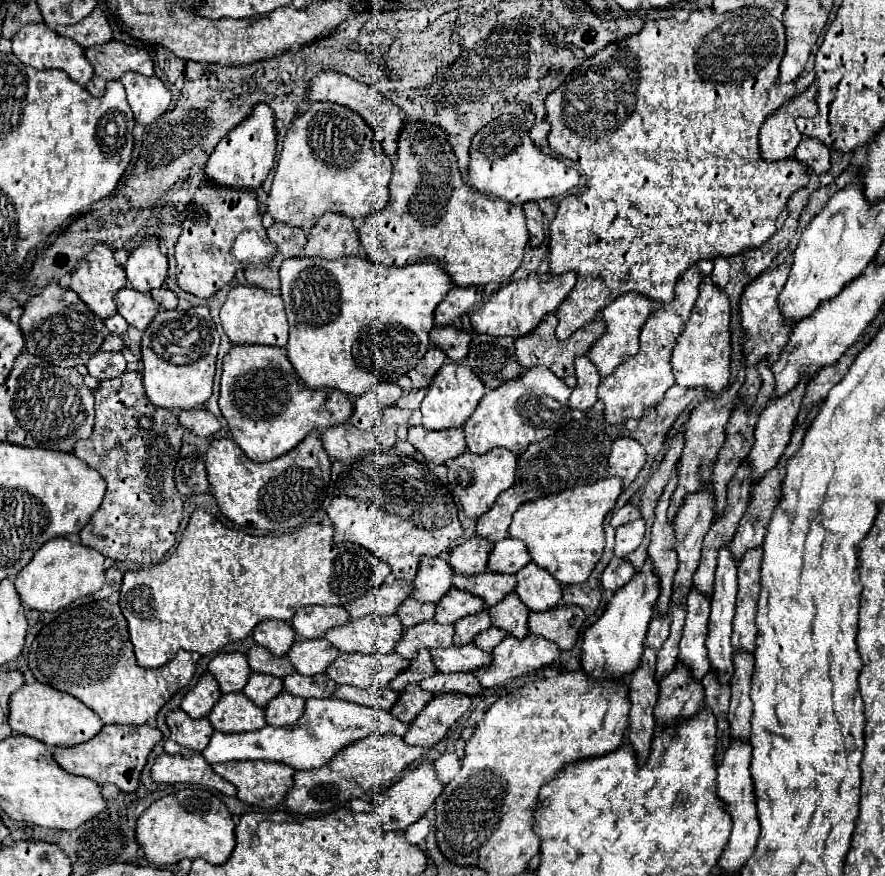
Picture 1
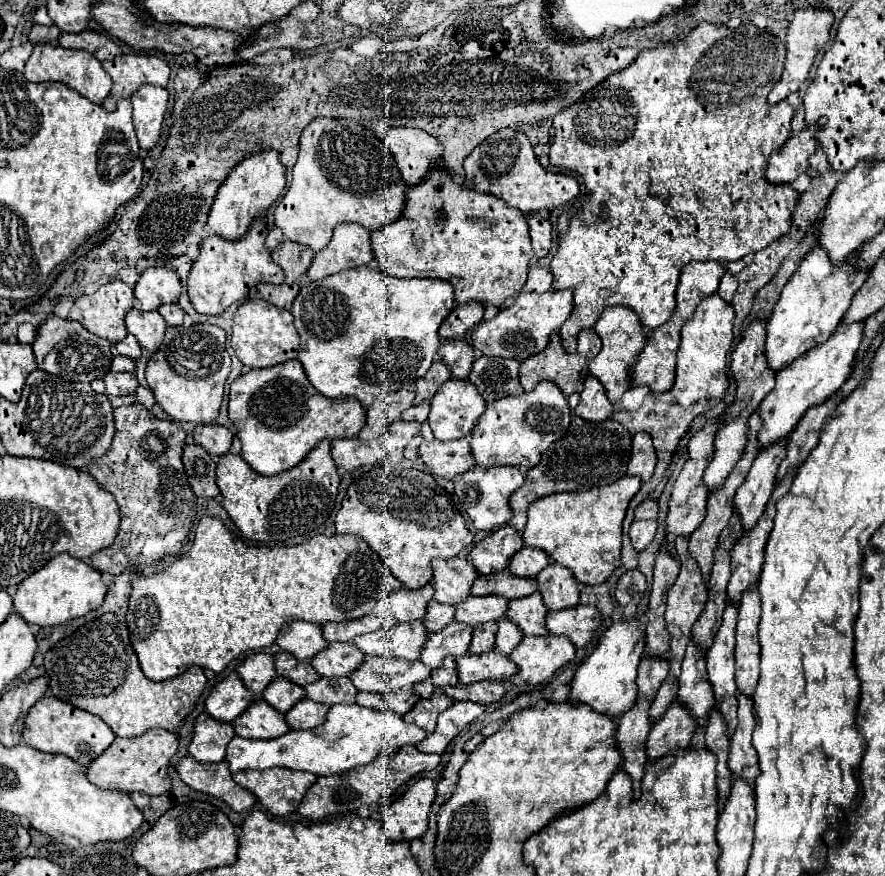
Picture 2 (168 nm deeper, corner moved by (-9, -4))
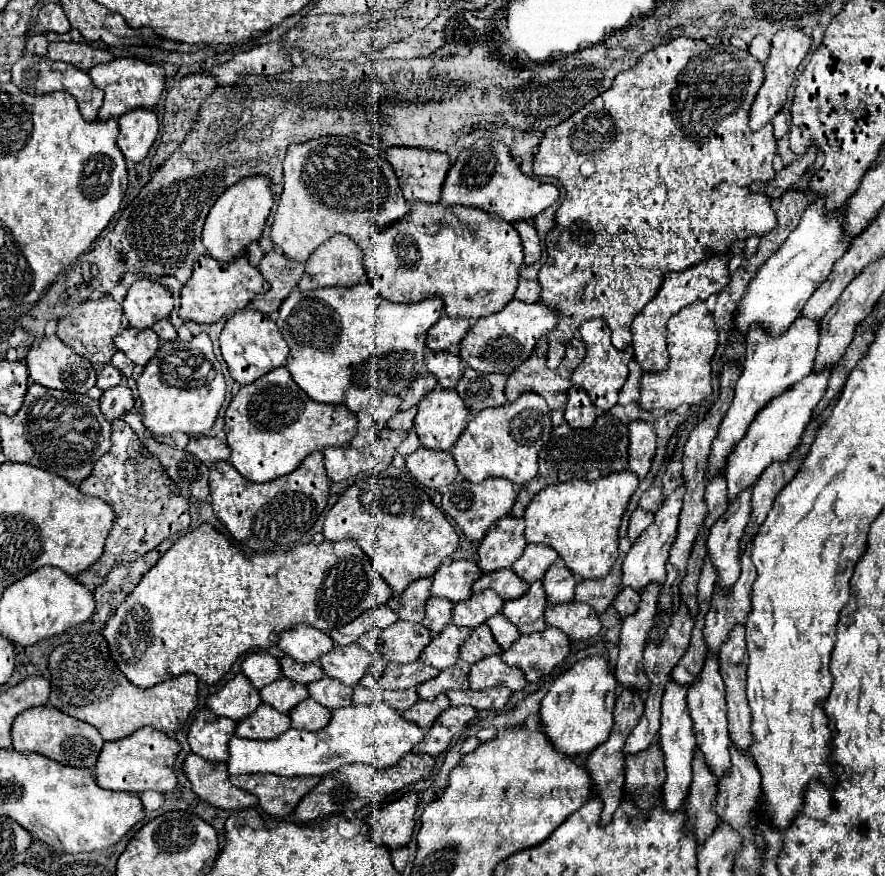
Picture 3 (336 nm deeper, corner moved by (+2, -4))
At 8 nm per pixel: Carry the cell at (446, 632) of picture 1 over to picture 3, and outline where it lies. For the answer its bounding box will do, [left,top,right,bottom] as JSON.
[420,624,470,670]

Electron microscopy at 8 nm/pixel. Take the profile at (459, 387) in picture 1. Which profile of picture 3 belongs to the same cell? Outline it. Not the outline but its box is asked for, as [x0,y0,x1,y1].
[414,388,468,450]

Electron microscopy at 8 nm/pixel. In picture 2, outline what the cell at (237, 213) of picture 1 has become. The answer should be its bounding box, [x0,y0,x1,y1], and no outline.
[187,220,285,316]

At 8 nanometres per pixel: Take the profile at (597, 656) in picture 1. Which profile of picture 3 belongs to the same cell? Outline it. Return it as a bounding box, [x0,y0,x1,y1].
[540,654,618,756]

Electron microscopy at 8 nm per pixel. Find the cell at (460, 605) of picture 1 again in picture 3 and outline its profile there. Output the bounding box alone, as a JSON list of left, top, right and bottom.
[452,590,504,628]

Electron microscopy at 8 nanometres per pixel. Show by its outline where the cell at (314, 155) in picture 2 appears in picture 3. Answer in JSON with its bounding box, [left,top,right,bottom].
[270,136,408,262]

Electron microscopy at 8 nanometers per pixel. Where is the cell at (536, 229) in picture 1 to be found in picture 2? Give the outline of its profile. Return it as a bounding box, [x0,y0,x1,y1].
[529,214,551,258]

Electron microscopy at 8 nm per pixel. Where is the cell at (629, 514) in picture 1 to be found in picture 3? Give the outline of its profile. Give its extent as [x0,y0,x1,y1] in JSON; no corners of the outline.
[638,486,664,512]

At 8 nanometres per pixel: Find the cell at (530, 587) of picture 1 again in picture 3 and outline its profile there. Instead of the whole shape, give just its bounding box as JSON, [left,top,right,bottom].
[544,564,576,604]

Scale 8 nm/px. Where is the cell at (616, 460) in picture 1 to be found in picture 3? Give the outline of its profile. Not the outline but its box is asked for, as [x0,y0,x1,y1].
[628,420,656,480]

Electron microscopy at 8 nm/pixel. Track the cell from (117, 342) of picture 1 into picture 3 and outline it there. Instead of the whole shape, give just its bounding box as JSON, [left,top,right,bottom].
[96,364,122,390]

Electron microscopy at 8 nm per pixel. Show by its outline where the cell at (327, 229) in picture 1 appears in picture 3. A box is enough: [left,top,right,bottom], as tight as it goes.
[298,234,366,290]

